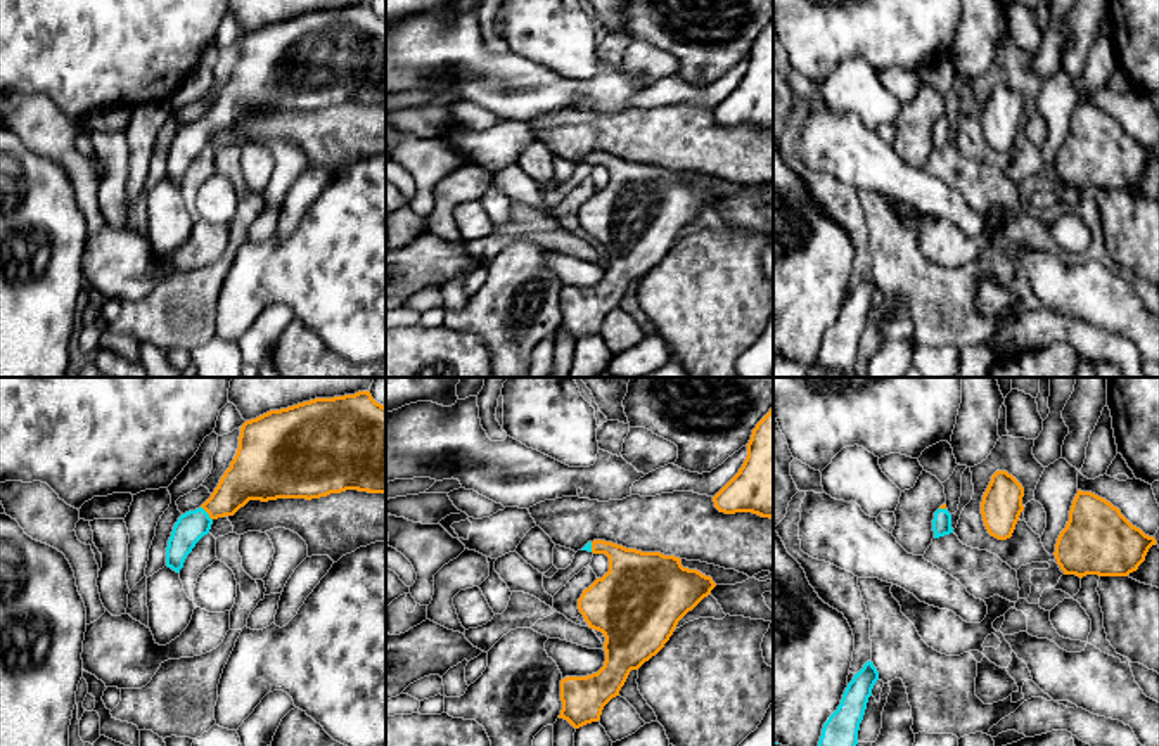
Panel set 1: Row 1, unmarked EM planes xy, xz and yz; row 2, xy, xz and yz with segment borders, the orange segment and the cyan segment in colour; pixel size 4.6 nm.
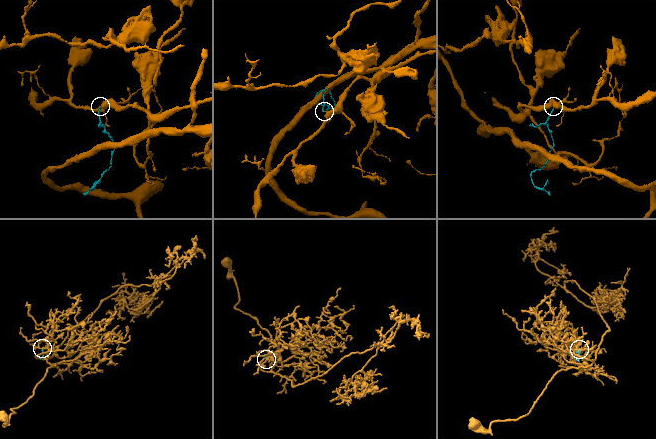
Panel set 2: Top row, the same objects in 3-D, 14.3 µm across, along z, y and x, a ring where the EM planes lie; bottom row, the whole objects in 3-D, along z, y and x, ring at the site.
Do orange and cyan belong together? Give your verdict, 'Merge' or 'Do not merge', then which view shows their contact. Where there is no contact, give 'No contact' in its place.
Merge. Touches orange in xy

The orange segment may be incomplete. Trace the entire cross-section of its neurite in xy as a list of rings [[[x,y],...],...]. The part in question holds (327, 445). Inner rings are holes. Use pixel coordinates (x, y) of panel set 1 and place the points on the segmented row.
[[[358,391],[270,410],[242,424],[237,453],[211,497],[178,518],[166,547],[166,566],[180,573],[213,521],[234,516],[249,500],[311,500],[346,490],[386,493],[386,407],[370,391]]]

